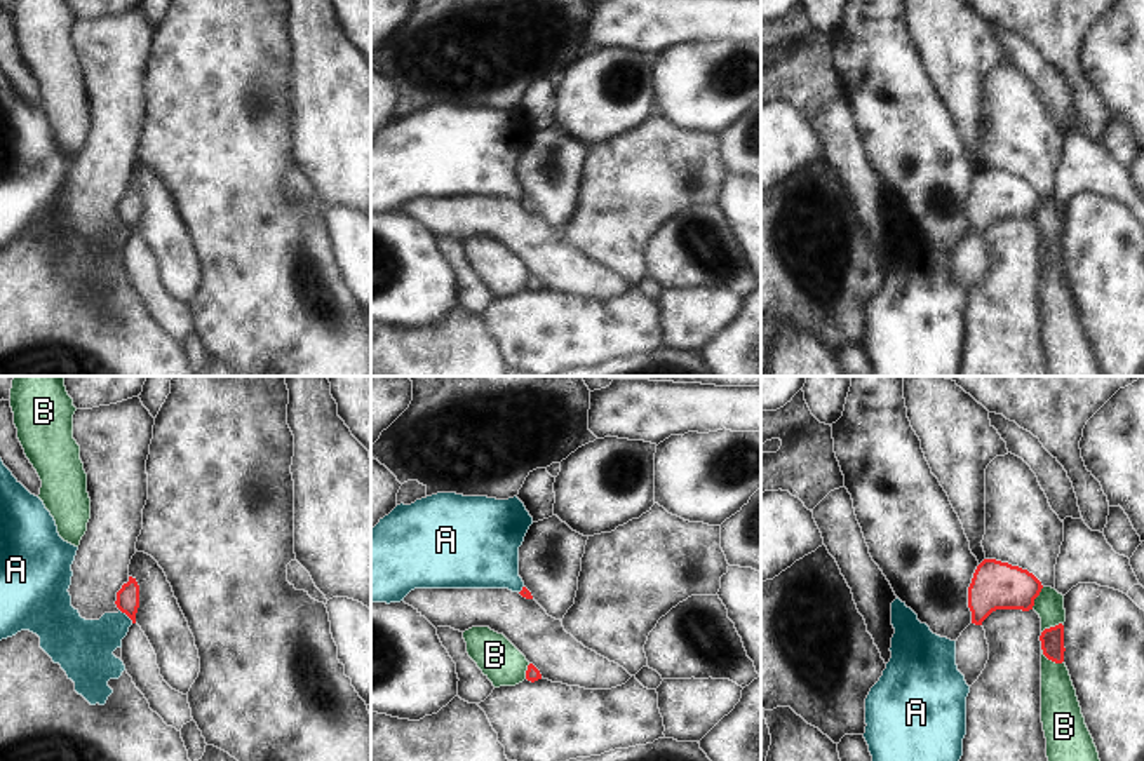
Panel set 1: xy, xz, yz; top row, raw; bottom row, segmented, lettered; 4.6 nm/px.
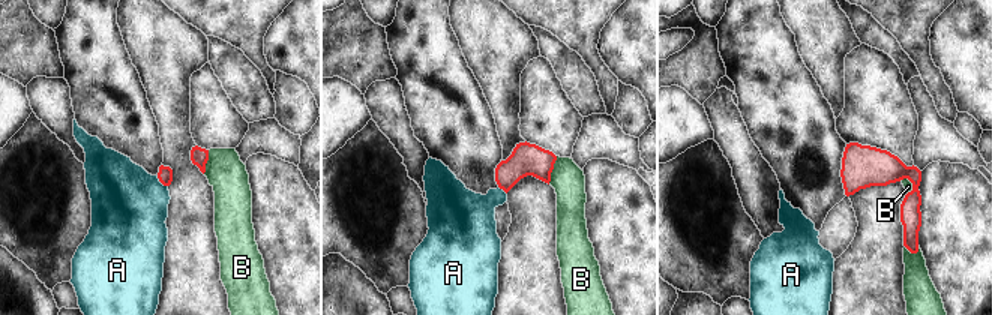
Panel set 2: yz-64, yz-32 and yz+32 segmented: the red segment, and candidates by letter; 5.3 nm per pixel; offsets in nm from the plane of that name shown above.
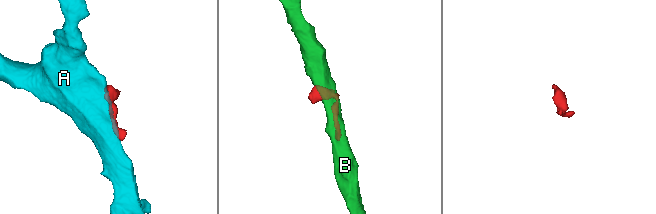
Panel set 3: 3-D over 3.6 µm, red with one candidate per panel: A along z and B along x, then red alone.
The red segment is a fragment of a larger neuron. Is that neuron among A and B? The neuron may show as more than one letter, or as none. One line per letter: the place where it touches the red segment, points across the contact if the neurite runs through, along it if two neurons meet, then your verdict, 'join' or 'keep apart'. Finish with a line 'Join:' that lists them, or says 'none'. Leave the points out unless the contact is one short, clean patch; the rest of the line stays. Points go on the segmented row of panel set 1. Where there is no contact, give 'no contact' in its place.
A: xy (127, 615) | along xy (121, 610), (133, 622) | keep apart
B: yz (1050, 659) | keep apart
Join: none

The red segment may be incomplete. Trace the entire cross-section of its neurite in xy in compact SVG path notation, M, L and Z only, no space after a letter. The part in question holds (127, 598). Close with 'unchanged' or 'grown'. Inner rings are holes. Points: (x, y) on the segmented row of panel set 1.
M129 576L129 582L117 592L117 608L125 613L132 623L136 623L136 613L139 608L139 585L136 578Z | unchanged

